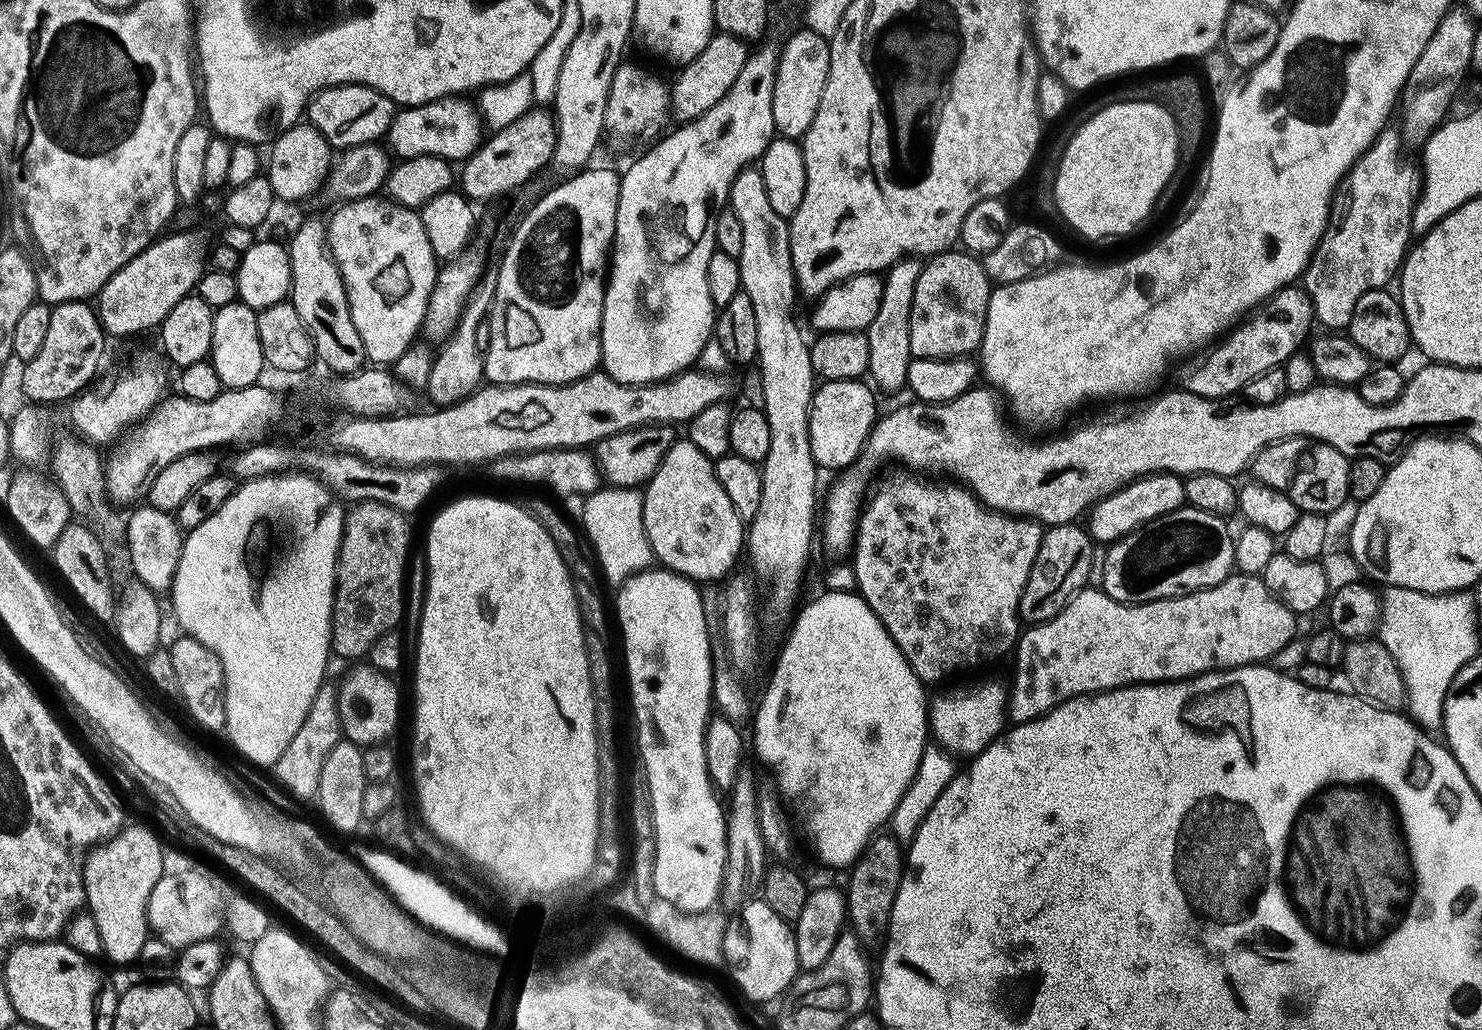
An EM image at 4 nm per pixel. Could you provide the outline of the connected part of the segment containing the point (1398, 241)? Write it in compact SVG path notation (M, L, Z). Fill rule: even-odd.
M1392 126L1385 127L1384 131L1376 135L1376 140L1366 151L1361 154L1354 162L1352 169L1348 171L1343 178L1340 179L1340 184L1336 191L1332 193L1332 206L1328 209L1328 224L1324 227L1322 238L1317 242L1315 250L1312 252L1312 257L1305 268L1302 277L1302 287L1304 291L1310 294L1312 305L1314 306L1314 314L1319 323L1324 323L1328 330L1344 330L1347 329L1350 318L1354 318L1354 306L1358 302L1358 298L1362 298L1362 294L1366 294L1375 288L1387 289L1388 283L1397 279L1398 273L1404 263L1404 257L1408 255L1410 241L1413 239L1412 231L1412 215L1414 214L1414 206L1416 200L1420 197L1420 189L1422 187L1422 172L1419 167L1416 168L1410 161L1404 160L1404 156L1400 153L1400 144L1402 145L1402 136L1399 131L1396 132Z

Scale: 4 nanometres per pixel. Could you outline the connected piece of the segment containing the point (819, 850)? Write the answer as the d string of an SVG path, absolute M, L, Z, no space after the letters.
M821 591L821 596L816 596L800 613L796 616L796 621L792 624L792 633L788 636L788 641L784 644L784 649L780 652L780 657L776 660L776 669L772 672L772 677L768 680L768 689L764 692L764 697L760 700L760 705L757 703L754 708L754 731L756 730L756 752L760 755L760 760L764 764L769 764L772 767L772 772L776 775L776 784L780 787L779 795L783 797L786 801L788 799L787 807L790 809L792 807L792 812L794 815L800 819L800 828L804 831L804 836L808 839L808 844L812 847L812 852L825 864L828 868L844 868L847 869L849 866L855 864L856 859L859 858L864 852L864 848L868 845L873 836L877 835L881 831L880 828L889 823L894 814L894 810L898 806L898 802L902 798L902 794L906 794L906 790L910 786L910 782L914 778L914 774L918 770L918 762L922 758L926 745L930 740L930 725L928 722L928 709L930 707L929 697L926 695L924 697L924 691L926 691L926 685L923 680L918 679L914 674L914 670L906 662L906 658L902 654L902 650L898 650L898 646L894 642L894 638L890 638L890 634L886 630L886 626L882 626L882 622L875 616L870 610L870 606L861 598L859 594L855 591L853 592L832 592L832 591Z

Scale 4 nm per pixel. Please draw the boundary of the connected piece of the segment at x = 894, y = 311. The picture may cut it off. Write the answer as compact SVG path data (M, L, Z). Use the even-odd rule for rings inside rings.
M905 258L897 260L887 269L883 277L882 302L878 306L878 312L874 314L874 322L870 322L866 329L870 346L867 375L881 393L896 392L899 388L903 389L908 382L906 370L910 370L910 362L914 358L910 350L910 310L914 302L914 286L920 276L921 267L919 259Z

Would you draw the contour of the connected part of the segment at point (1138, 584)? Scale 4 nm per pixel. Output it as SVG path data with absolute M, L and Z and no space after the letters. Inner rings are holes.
M1185 506L1135 528L1108 548L1102 591L1123 604L1145 604L1151 600L1189 596L1191 592L1218 586L1234 572L1234 532L1233 529L1228 529L1228 523L1225 517Z

